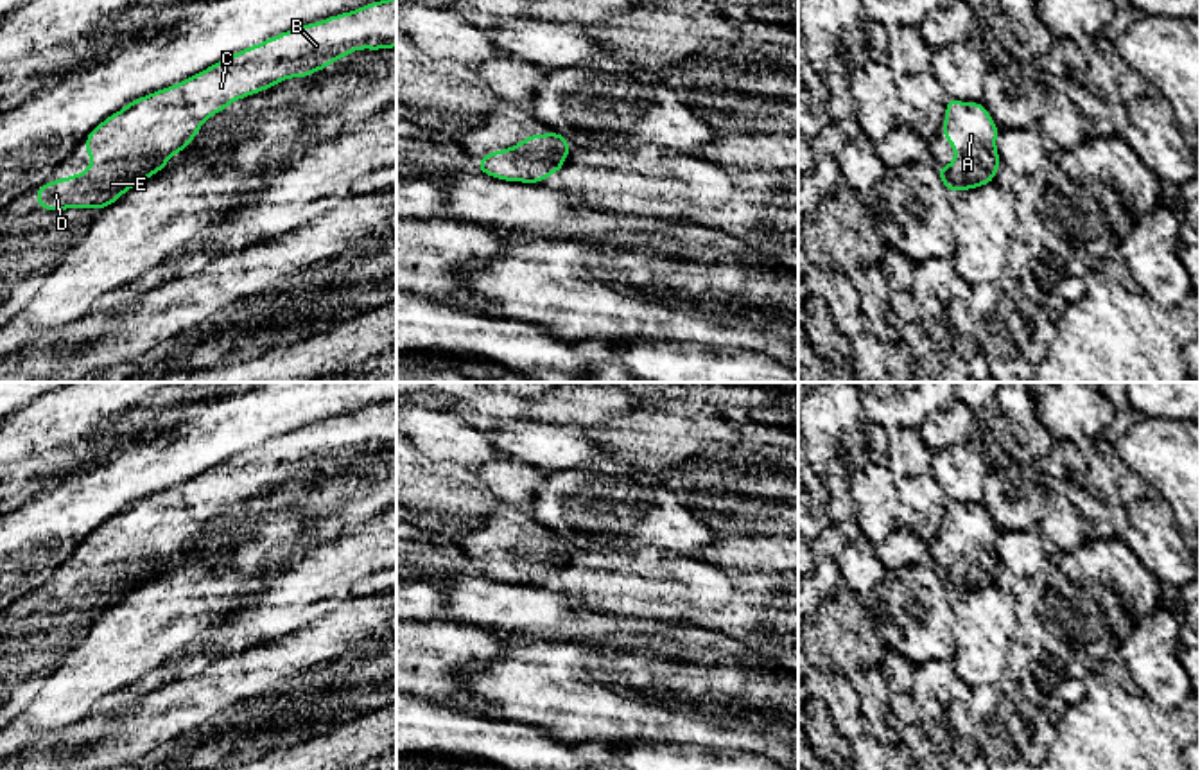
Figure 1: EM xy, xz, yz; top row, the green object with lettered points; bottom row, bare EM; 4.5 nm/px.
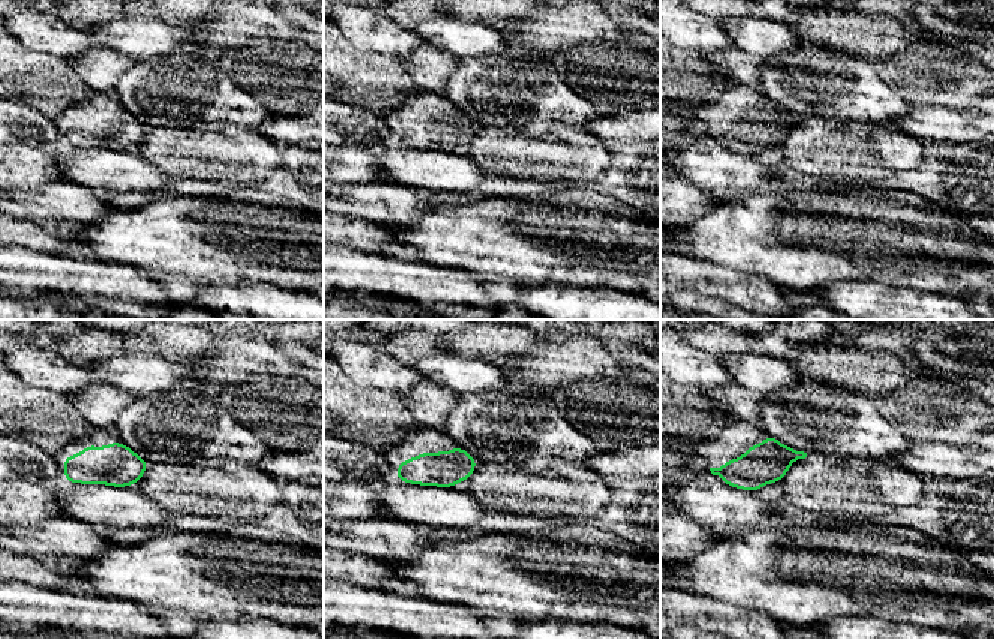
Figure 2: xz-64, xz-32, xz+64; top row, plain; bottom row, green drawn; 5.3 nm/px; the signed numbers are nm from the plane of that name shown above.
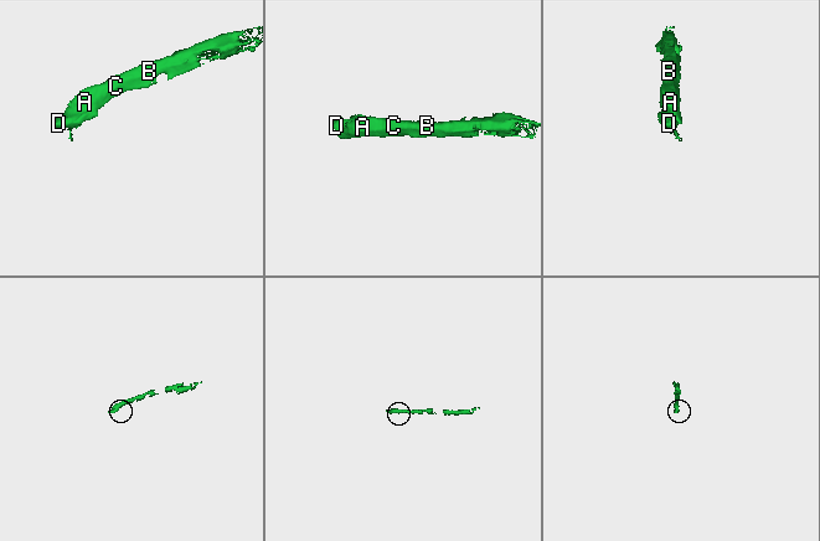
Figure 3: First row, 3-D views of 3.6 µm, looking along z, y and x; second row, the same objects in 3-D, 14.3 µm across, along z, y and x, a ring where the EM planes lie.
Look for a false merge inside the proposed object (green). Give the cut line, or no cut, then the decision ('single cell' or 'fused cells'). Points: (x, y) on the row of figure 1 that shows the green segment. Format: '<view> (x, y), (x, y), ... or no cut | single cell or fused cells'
no cut | single cell

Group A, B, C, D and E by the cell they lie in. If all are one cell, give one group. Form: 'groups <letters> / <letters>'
groups A B C D E

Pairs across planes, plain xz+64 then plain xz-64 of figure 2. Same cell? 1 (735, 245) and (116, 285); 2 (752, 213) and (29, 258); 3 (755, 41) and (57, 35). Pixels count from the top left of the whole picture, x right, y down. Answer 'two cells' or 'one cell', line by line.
1: two cells
2: two cells
3: two cells

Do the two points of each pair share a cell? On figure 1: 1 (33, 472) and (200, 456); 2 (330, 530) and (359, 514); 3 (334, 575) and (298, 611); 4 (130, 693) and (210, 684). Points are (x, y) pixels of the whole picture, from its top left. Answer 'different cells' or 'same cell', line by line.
1: different cells
2: same cell
3: same cell
4: different cells

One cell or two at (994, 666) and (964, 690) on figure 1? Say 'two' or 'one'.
two

